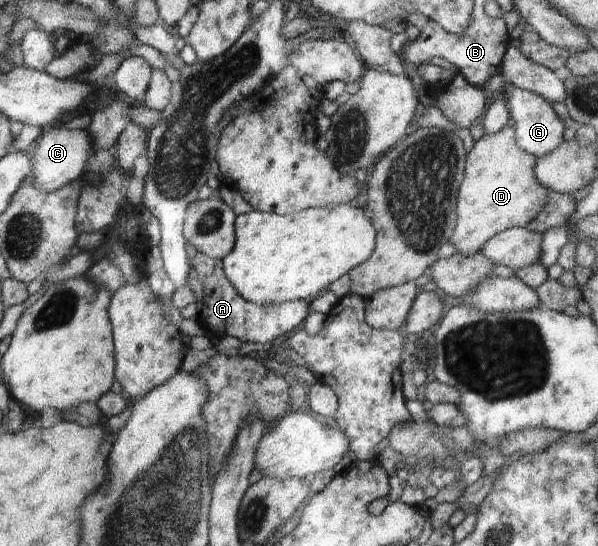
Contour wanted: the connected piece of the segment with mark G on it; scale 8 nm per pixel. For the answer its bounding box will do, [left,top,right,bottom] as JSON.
[501,72,564,158]

